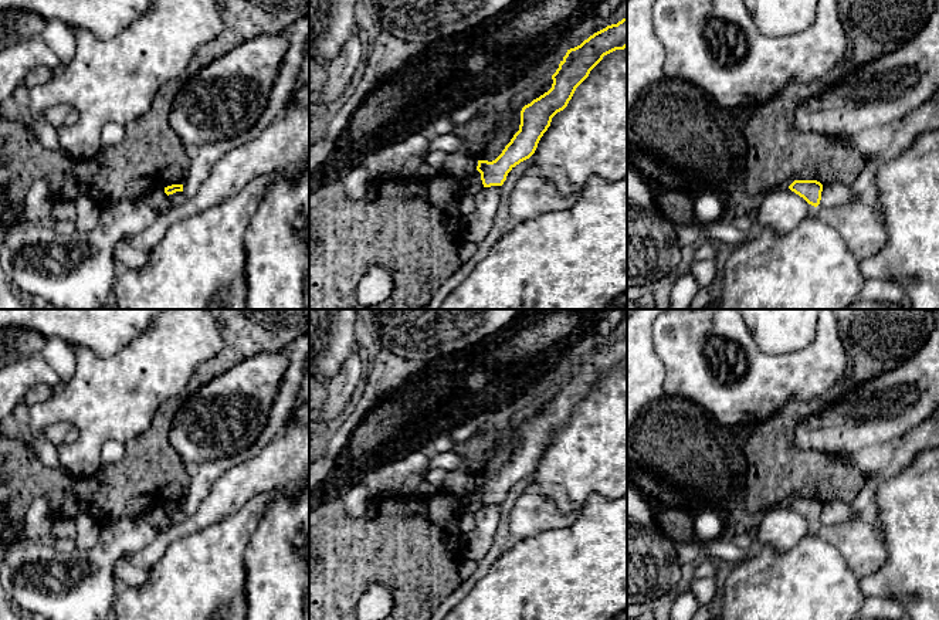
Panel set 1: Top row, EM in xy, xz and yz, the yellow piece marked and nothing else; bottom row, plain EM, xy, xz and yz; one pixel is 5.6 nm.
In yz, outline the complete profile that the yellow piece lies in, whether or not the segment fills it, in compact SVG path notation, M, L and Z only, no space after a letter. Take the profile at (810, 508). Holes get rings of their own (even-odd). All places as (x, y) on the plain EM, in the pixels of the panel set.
M794 498L789 506L817 525L821 518L823 502L817 498Z

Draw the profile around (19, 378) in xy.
M41 355L20 359L0 369L0 421L10 416L17 403L38 384L55 389L57 373Z

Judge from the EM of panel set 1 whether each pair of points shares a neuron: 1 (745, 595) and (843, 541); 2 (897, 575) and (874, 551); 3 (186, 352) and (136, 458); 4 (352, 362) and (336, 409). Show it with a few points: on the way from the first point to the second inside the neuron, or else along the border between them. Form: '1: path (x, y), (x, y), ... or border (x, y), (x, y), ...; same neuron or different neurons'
1: border (816, 534), (840, 554), (853, 572); different neurons
2: border (880, 528), (884, 562), (873, 573), (858, 579); different neurons
3: border (187, 382), (158, 409), (153, 422), (143, 432); different neurons
4: path (351, 373), (336, 397); same neuron

